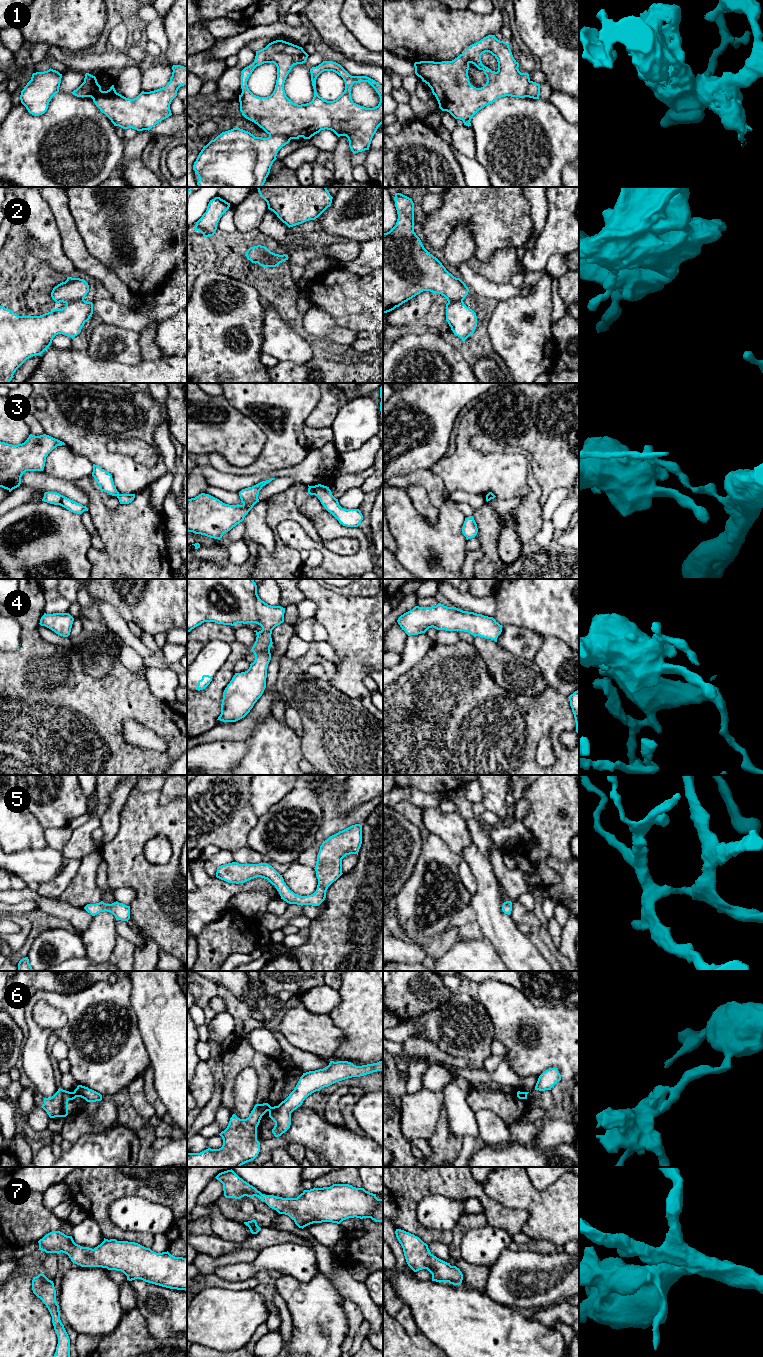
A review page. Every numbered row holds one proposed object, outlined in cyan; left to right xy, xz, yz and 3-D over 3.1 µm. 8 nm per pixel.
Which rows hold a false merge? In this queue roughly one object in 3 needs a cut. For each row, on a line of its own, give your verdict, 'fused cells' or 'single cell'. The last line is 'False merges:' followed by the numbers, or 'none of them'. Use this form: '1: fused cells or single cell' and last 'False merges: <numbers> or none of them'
1: fused cells
2: fused cells
3: fused cells
4: single cell
5: single cell
6: fused cells
7: single cell
False merges: 1, 2, 3, 6

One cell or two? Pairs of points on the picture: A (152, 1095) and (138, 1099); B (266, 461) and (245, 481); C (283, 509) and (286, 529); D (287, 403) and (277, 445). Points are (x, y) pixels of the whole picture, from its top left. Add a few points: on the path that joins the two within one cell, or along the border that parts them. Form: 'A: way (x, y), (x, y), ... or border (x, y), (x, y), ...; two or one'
A: border (142, 1075), (144, 1097), (153, 1107), (155, 1115); two
B: border (274, 470), (251, 475), (228, 474); two
C: border (275, 530), (283, 521), (295, 521), (305, 533); two
D: way (290, 413), (285, 435); one

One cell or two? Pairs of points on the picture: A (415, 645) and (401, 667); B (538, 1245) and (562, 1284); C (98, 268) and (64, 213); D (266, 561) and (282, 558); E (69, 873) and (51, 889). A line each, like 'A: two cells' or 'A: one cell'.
A: one cell
B: two cells
C: one cell
D: one cell
E: one cell

